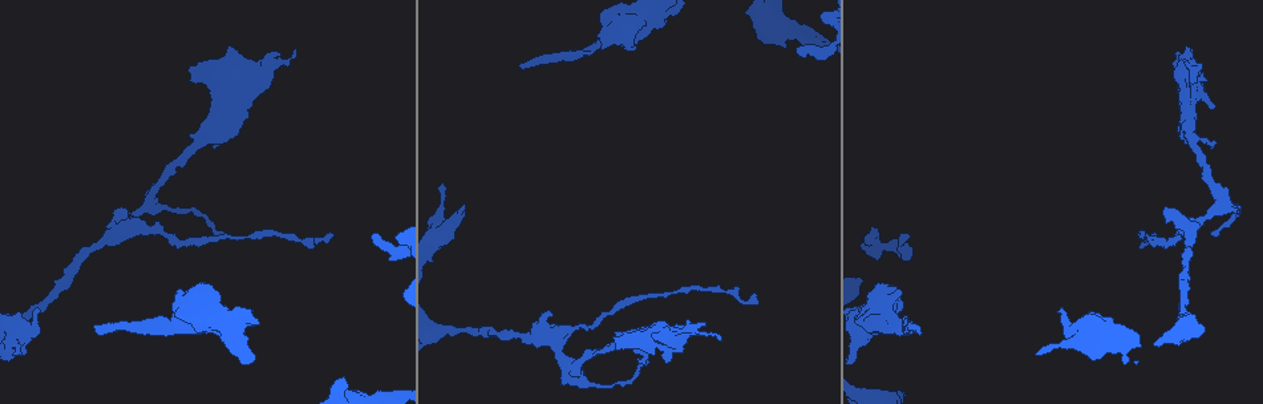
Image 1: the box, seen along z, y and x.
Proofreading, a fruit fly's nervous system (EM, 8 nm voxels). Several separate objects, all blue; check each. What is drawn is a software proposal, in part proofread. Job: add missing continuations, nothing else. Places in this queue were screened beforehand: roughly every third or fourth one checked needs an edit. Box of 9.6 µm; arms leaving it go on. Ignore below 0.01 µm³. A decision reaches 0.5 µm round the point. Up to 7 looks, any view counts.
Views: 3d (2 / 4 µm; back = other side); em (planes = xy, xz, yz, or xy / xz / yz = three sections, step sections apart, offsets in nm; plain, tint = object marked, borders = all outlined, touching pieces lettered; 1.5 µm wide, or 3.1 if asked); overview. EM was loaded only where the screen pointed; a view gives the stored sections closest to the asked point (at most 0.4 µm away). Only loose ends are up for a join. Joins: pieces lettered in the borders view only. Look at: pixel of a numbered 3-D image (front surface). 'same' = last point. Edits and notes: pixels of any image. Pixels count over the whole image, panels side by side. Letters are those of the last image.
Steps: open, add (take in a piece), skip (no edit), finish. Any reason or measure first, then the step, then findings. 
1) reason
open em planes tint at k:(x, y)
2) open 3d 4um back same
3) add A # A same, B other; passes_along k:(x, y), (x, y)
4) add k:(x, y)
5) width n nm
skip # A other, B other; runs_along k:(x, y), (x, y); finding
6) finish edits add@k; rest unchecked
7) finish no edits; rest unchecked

tapers out
open em planes borders at 1:(334, 234)

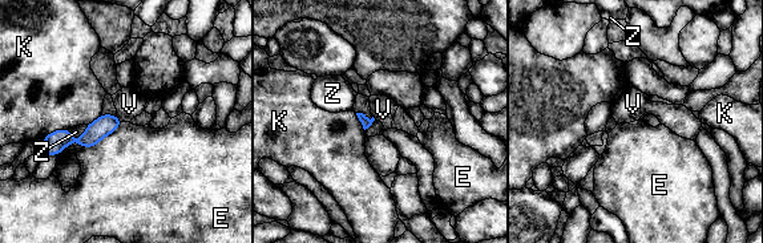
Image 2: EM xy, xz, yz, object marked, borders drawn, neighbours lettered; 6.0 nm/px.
width 70 nm
skip # E other, K other, V other, Z other; border 2:(116, 116), (122, 121); none of them fits

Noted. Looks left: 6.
an open end
open 3d 2um at 1:(620, 26)

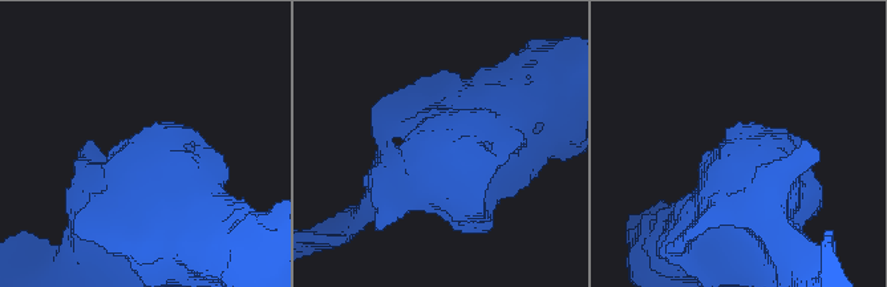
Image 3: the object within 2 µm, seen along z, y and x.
open em xz step 8 tint at 3:(741, 130)

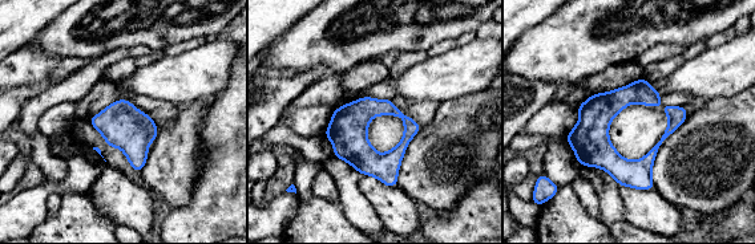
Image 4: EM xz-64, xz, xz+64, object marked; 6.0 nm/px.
cut it another way
open em planes borders same

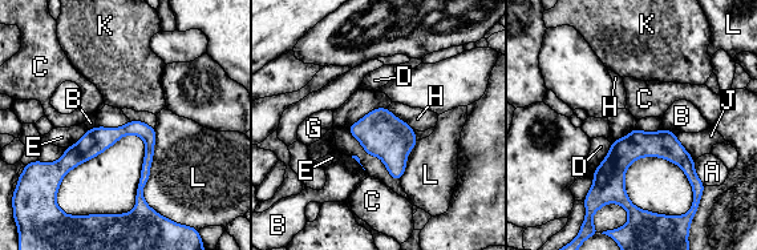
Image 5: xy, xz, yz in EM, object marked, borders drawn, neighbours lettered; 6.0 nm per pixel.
skip # A other, B other, C other, D other, E other, G other, H other, J other, K other, L other; runs_along 5:(152, 130), (98, 138), (63, 166); no lettered piece goes on from it

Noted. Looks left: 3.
free end
open 3d 2um at 1:(96, 329)

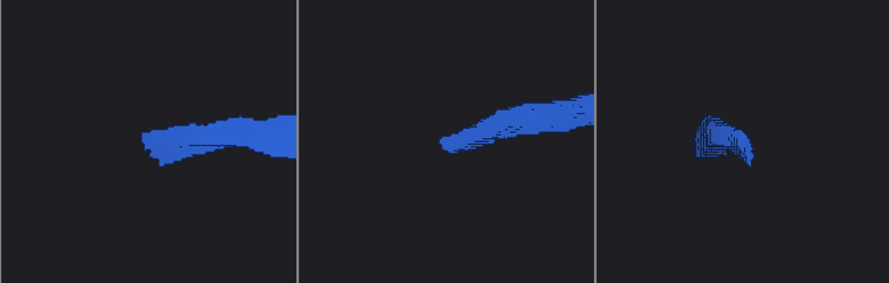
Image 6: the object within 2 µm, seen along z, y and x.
open em planes borders at 6:(745, 141)

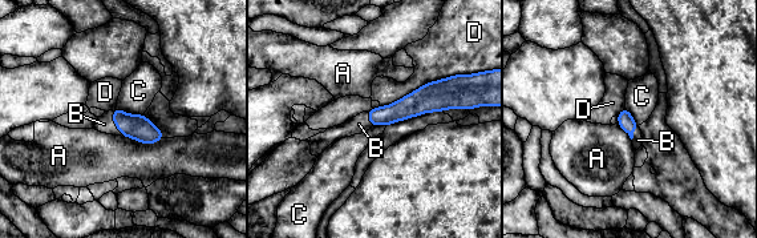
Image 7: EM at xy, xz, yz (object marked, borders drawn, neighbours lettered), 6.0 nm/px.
longest_contact D 550 nm
add B # A other, B same, C other, D other; passes_along 7:(138, 128), (113, 121), (104, 124); it goes on there

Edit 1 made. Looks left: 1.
finish edits add@7; rest unchecked

